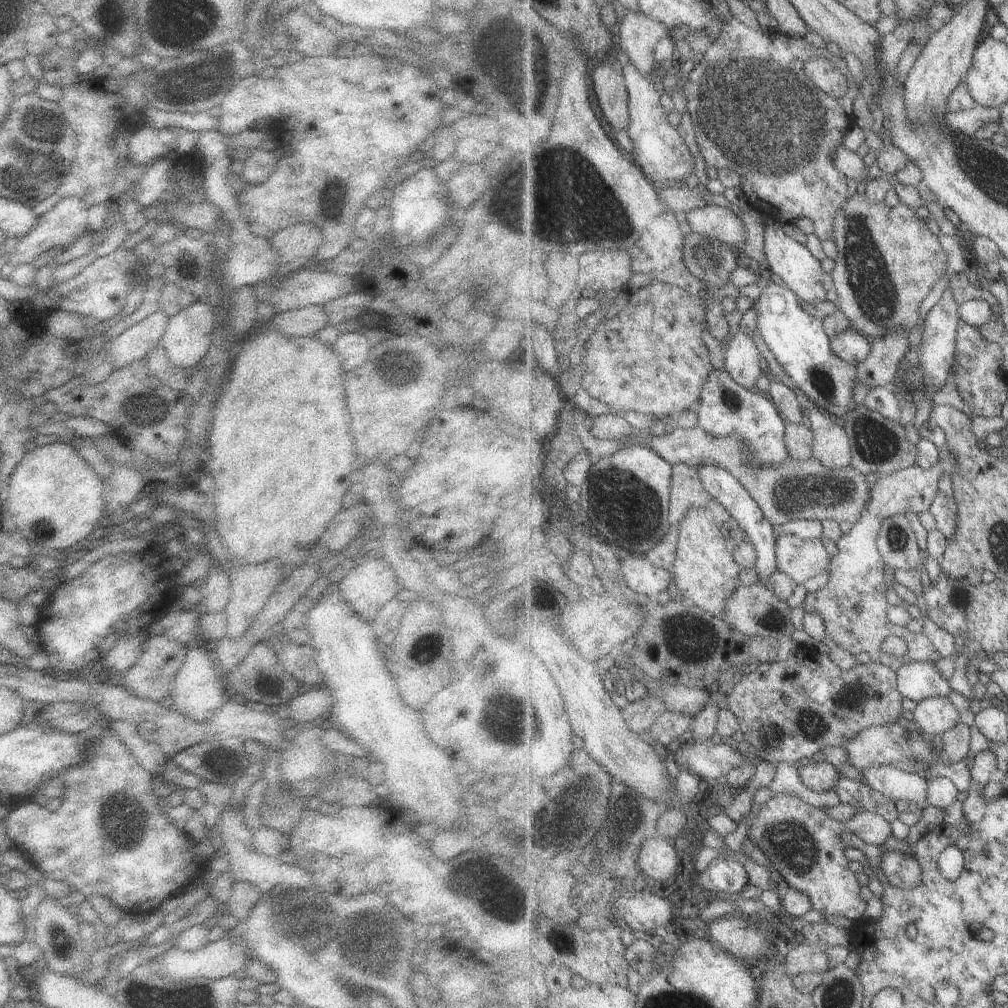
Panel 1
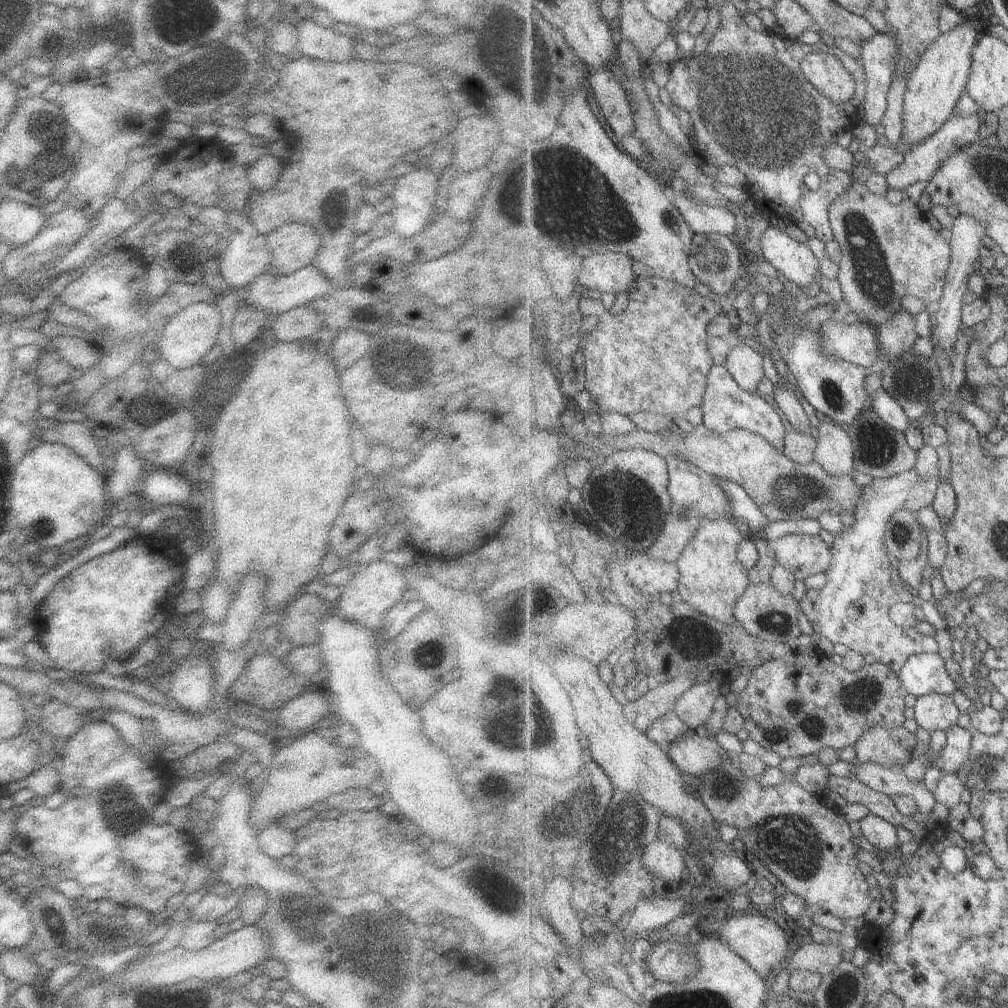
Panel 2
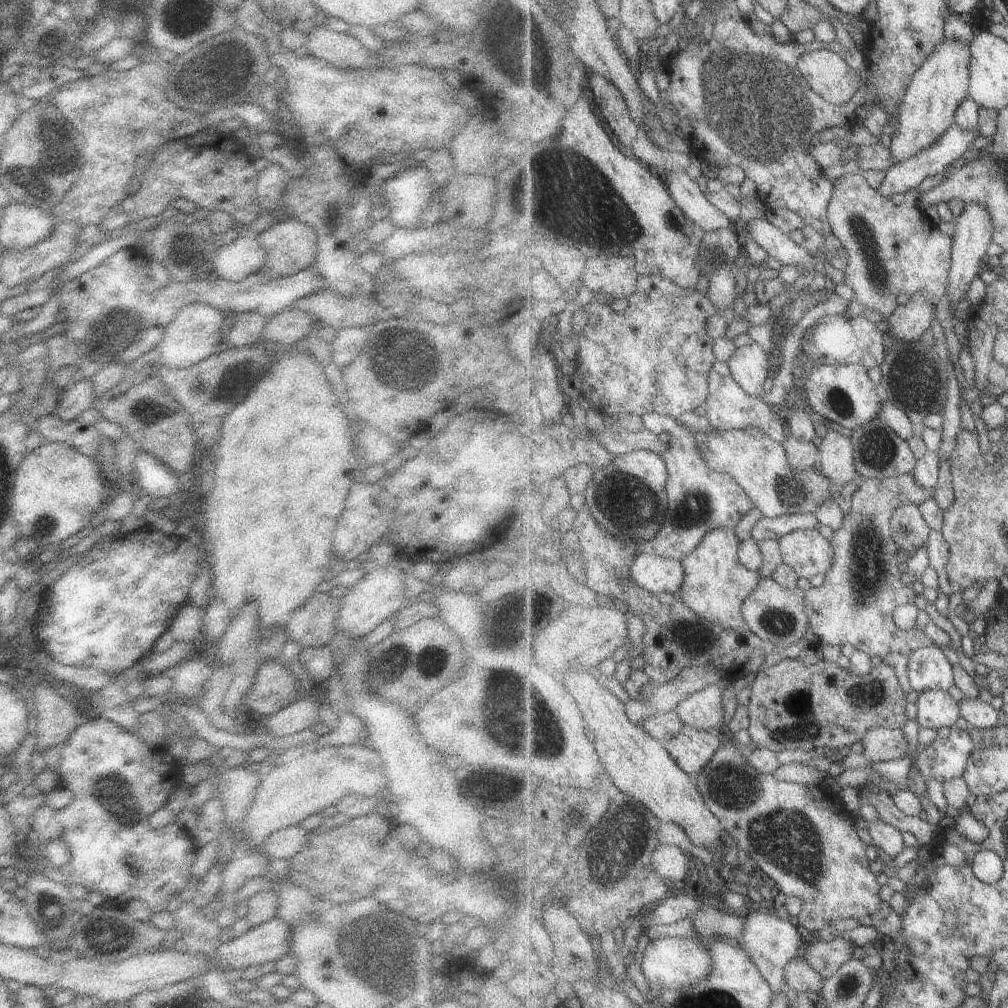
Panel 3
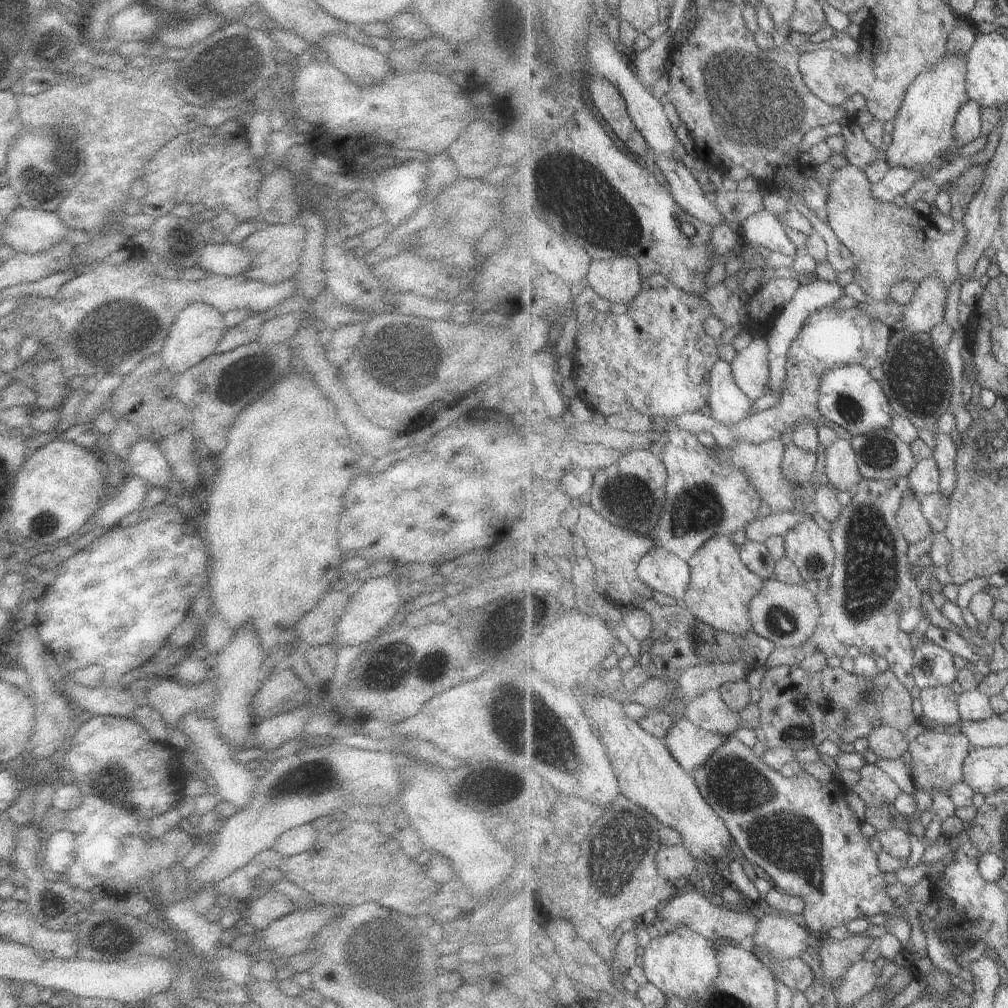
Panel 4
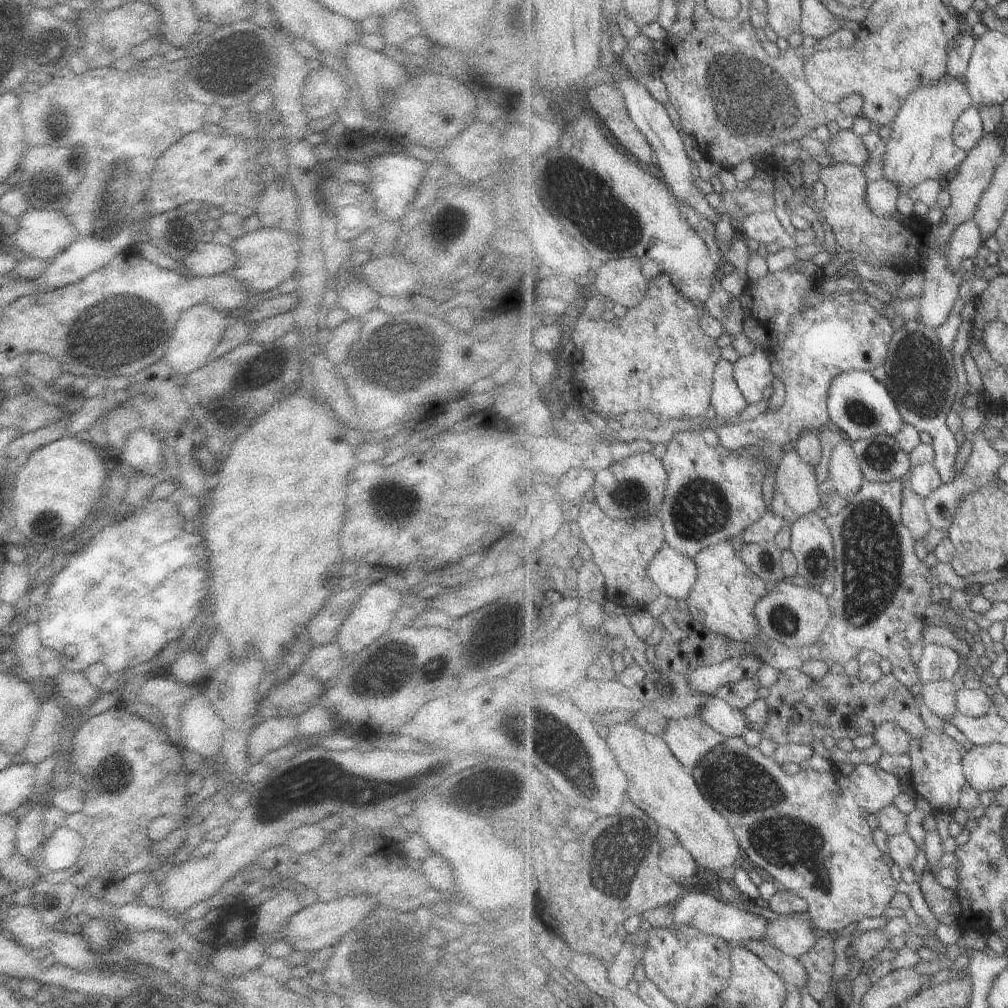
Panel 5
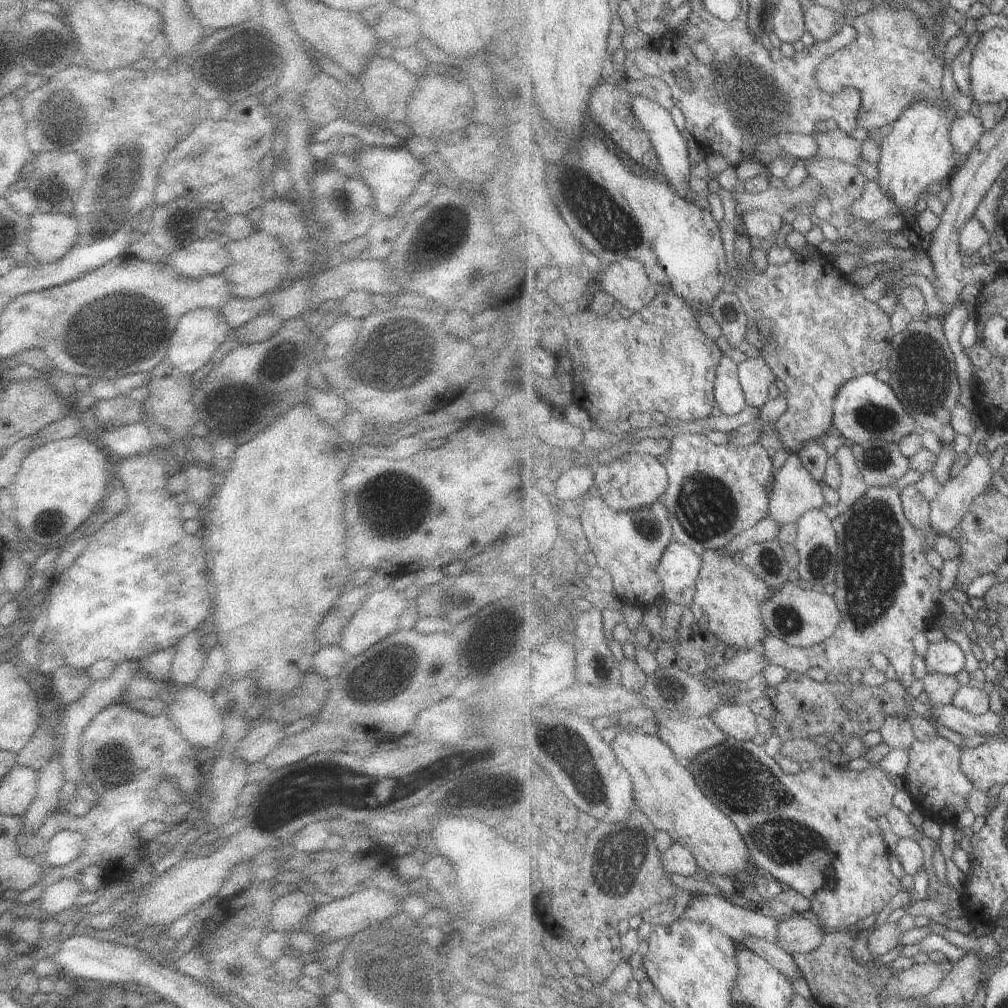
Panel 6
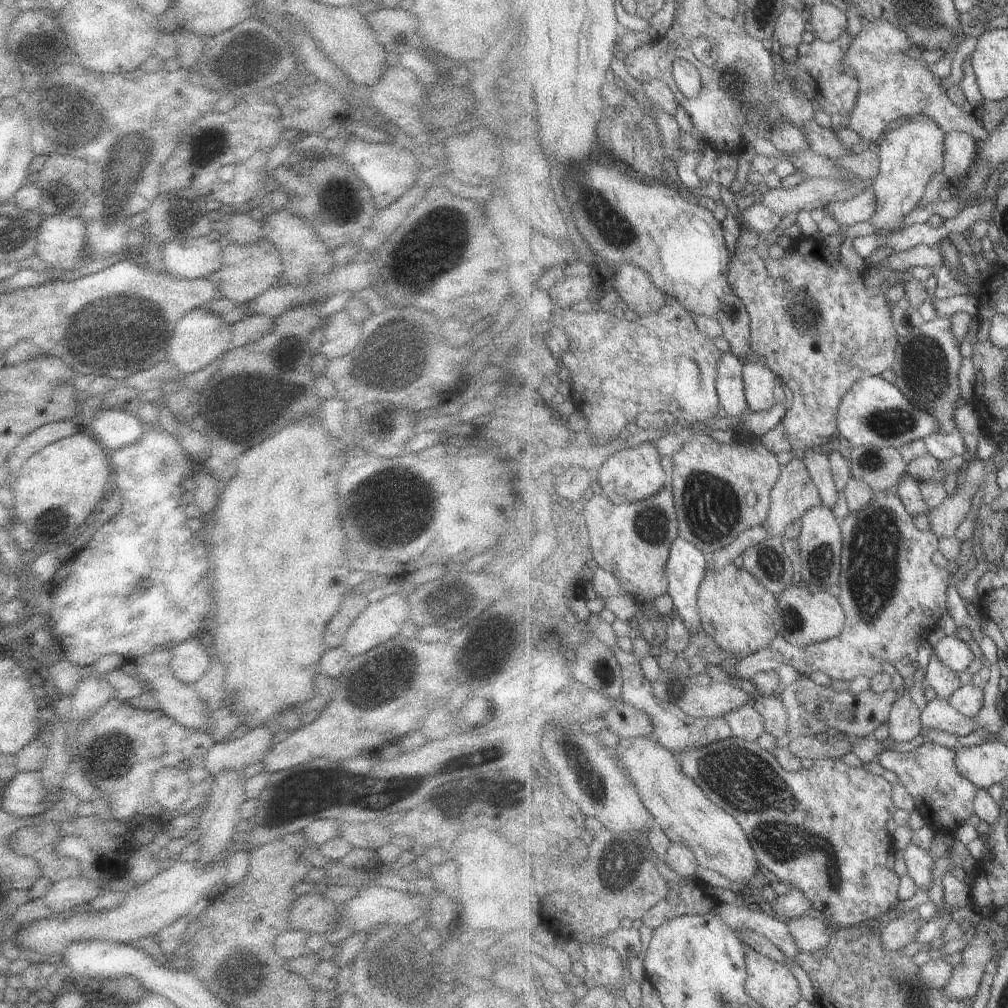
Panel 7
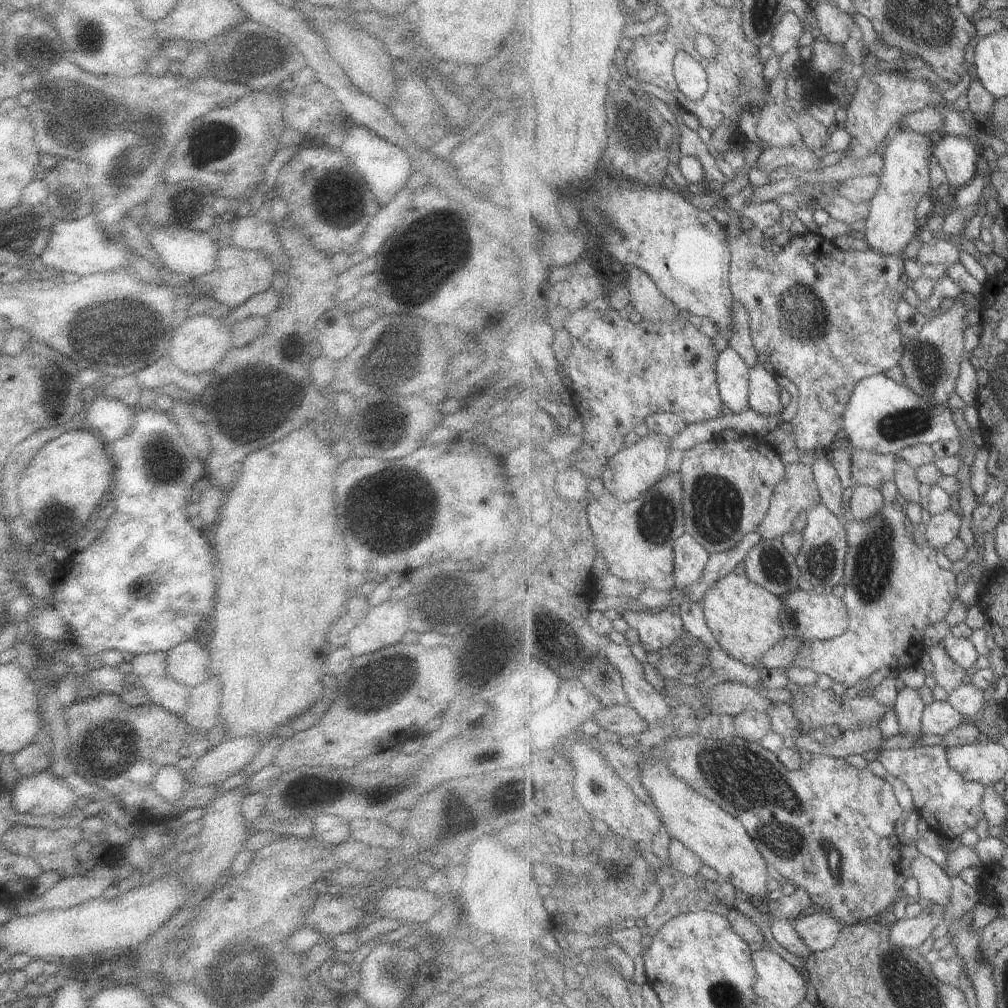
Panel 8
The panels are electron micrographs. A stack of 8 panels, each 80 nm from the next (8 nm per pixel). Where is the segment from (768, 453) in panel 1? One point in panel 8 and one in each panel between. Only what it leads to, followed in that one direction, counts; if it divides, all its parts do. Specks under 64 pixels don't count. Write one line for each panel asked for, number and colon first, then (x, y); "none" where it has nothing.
2: (726, 407)
3: (728, 407)
4: (728, 404)
5: (728, 401)
6: (730, 399)
7: (730, 384)
8: (733, 374)

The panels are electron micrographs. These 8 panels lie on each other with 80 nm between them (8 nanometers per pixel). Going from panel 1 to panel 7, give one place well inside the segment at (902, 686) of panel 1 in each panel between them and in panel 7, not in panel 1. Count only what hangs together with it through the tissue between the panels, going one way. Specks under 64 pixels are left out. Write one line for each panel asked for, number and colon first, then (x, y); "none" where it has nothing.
2: (924, 674)
3: (929, 668)
4: (933, 666)
5: (937, 662)
6: (944, 656)
7: (955, 653)

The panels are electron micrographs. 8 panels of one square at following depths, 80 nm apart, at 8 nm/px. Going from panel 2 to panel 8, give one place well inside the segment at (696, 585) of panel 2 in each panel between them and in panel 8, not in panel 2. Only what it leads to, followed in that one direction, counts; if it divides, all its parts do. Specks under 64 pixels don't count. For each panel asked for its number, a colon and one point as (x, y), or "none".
3: (717, 583)
4: (722, 587)
5: (724, 598)
6: (729, 597)
7: (736, 608)
8: (746, 618)

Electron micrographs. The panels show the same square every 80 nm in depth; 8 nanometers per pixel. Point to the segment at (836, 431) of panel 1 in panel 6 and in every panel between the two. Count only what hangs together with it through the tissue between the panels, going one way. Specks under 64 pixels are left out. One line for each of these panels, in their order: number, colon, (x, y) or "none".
2: (835, 451)
3: (837, 457)
4: (841, 467)
5: (844, 467)
6: (852, 487)

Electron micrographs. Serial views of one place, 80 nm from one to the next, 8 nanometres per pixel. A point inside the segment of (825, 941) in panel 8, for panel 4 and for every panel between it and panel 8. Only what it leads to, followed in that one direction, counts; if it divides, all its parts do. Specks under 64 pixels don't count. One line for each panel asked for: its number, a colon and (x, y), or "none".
4: (780, 936)
5: (794, 936)
6: (797, 934)
7: (811, 934)

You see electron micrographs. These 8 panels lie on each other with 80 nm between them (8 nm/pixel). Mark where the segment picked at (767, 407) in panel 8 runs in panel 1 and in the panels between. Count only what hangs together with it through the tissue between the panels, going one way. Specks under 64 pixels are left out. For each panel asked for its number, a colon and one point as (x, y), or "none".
1: (743, 362)
2: (745, 363)
3: (750, 366)
4: (752, 370)
5: (753, 373)
6: (756, 376)
7: (760, 383)

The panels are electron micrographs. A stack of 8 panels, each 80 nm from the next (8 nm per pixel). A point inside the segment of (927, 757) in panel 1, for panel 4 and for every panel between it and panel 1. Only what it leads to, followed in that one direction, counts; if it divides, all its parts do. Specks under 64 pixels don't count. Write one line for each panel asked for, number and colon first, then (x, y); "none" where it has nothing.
2: (890, 747)
3: (881, 743)
4: (886, 742)

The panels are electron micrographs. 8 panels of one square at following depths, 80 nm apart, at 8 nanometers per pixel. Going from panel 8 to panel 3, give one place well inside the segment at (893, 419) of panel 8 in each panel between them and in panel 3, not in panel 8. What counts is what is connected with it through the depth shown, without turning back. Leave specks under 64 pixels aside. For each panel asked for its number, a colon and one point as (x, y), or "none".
3: (844, 394)
4: (849, 396)
5: (861, 406)
6: (866, 409)
7: (874, 412)

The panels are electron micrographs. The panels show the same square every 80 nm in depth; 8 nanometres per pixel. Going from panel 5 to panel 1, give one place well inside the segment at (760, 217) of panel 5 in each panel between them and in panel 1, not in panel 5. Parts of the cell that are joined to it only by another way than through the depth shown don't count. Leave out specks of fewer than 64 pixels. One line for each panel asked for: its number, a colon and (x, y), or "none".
1: (790, 261)
2: (795, 260)
3: (773, 240)
4: (763, 229)

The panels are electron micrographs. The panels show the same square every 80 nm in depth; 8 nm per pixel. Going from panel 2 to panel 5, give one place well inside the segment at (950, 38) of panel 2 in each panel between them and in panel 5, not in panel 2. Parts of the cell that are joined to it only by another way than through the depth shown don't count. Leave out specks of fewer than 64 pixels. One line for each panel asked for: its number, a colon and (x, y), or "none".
3: (936, 91)
4: (923, 133)
5: (921, 147)

